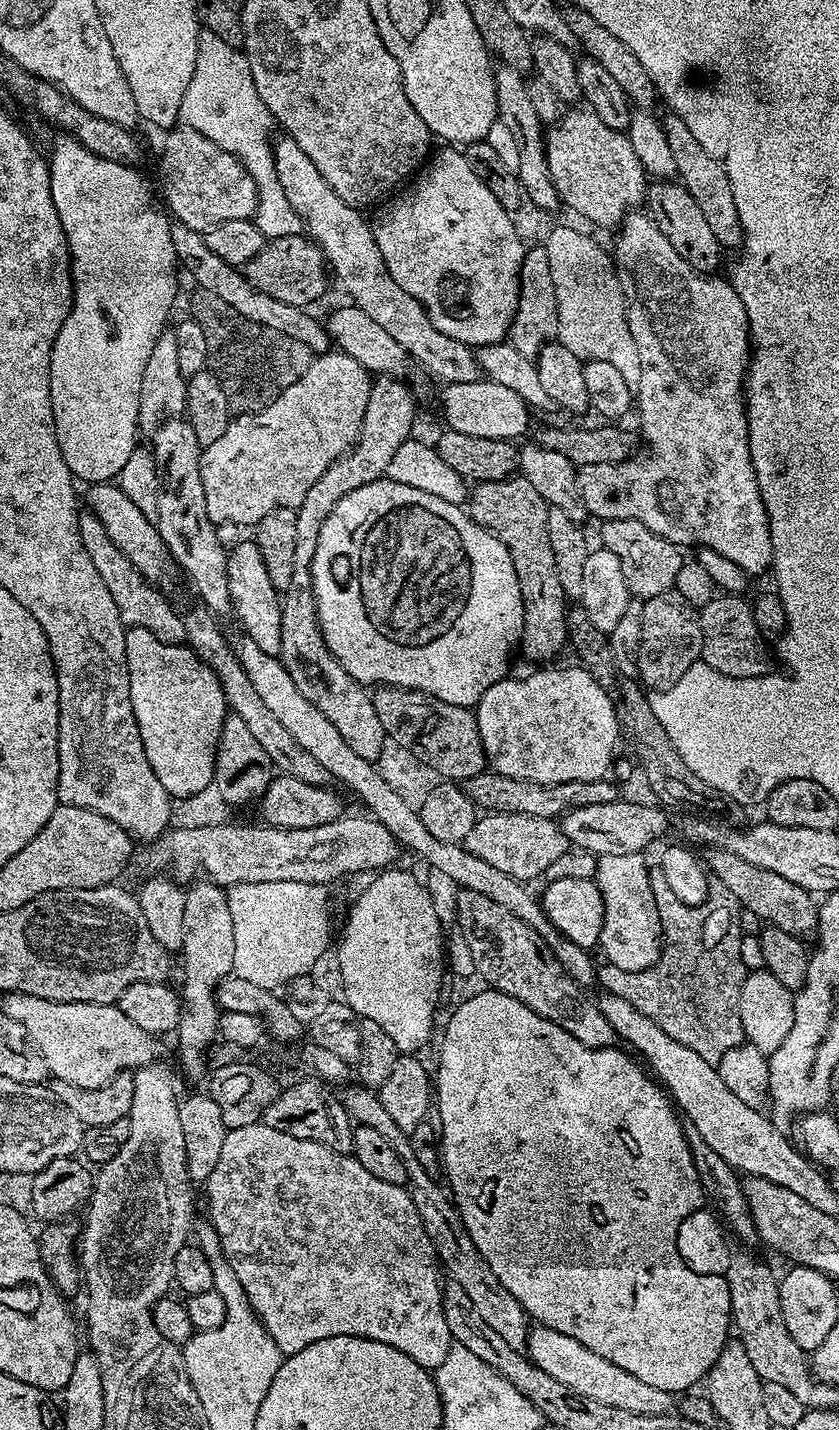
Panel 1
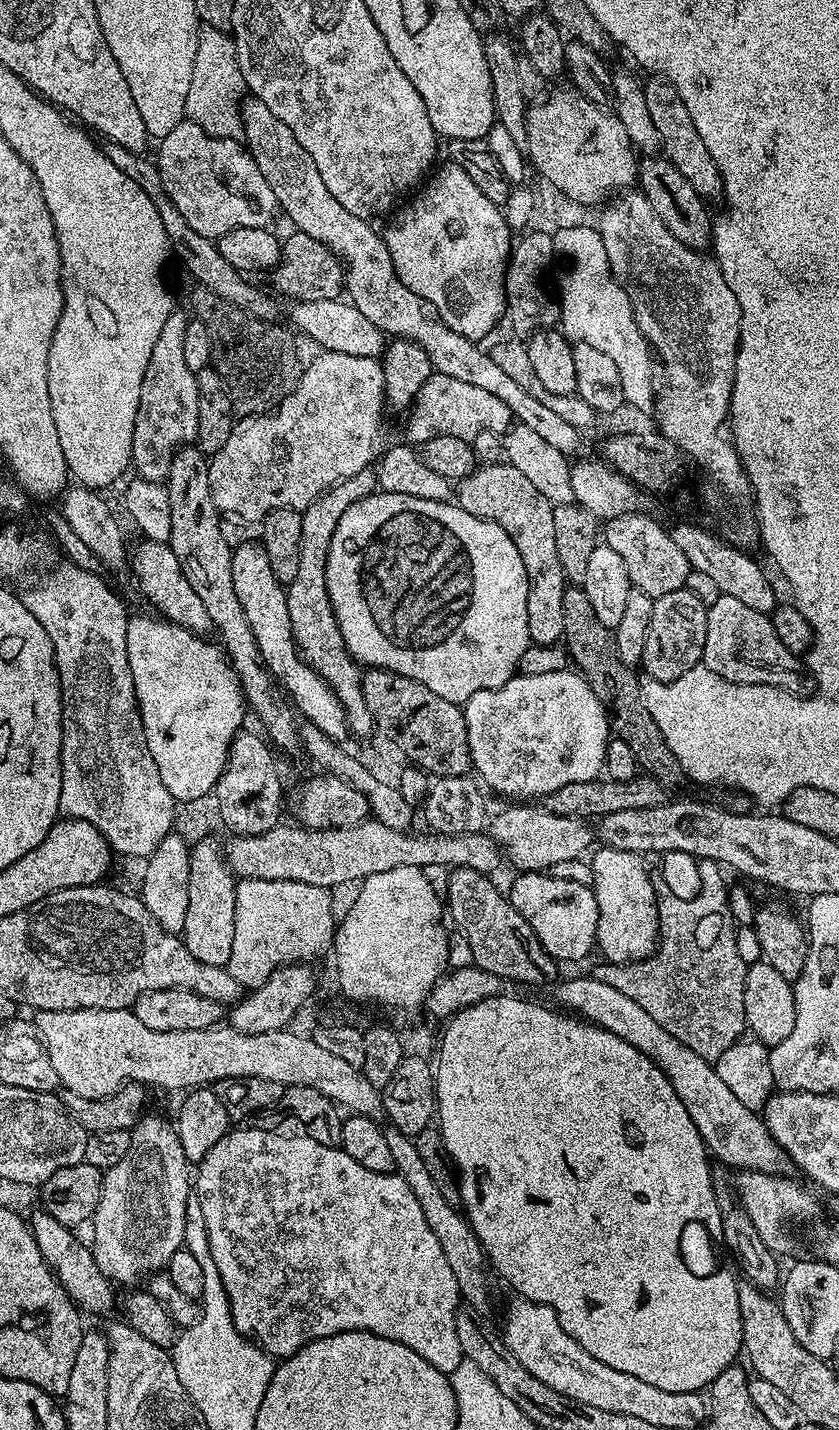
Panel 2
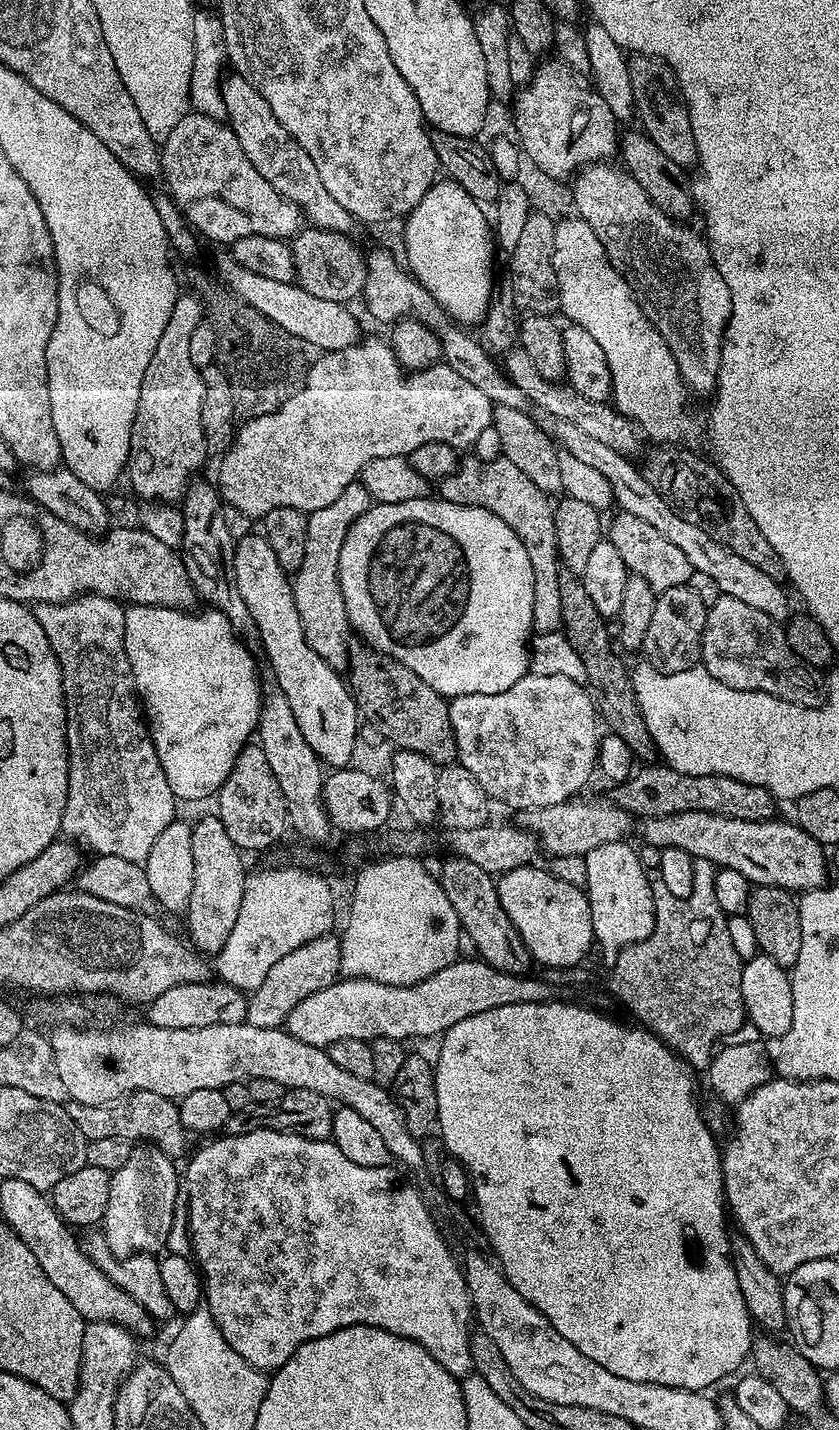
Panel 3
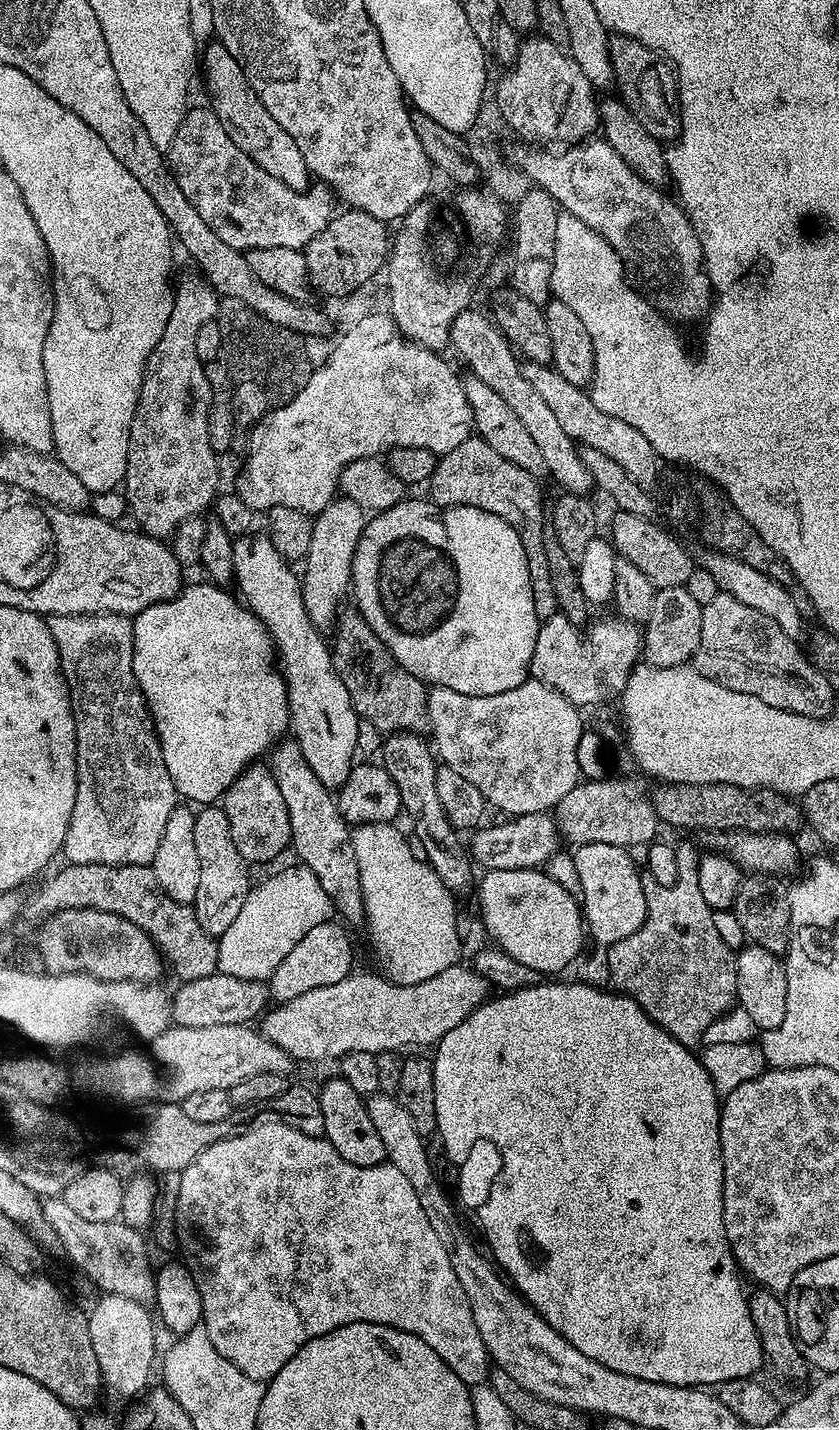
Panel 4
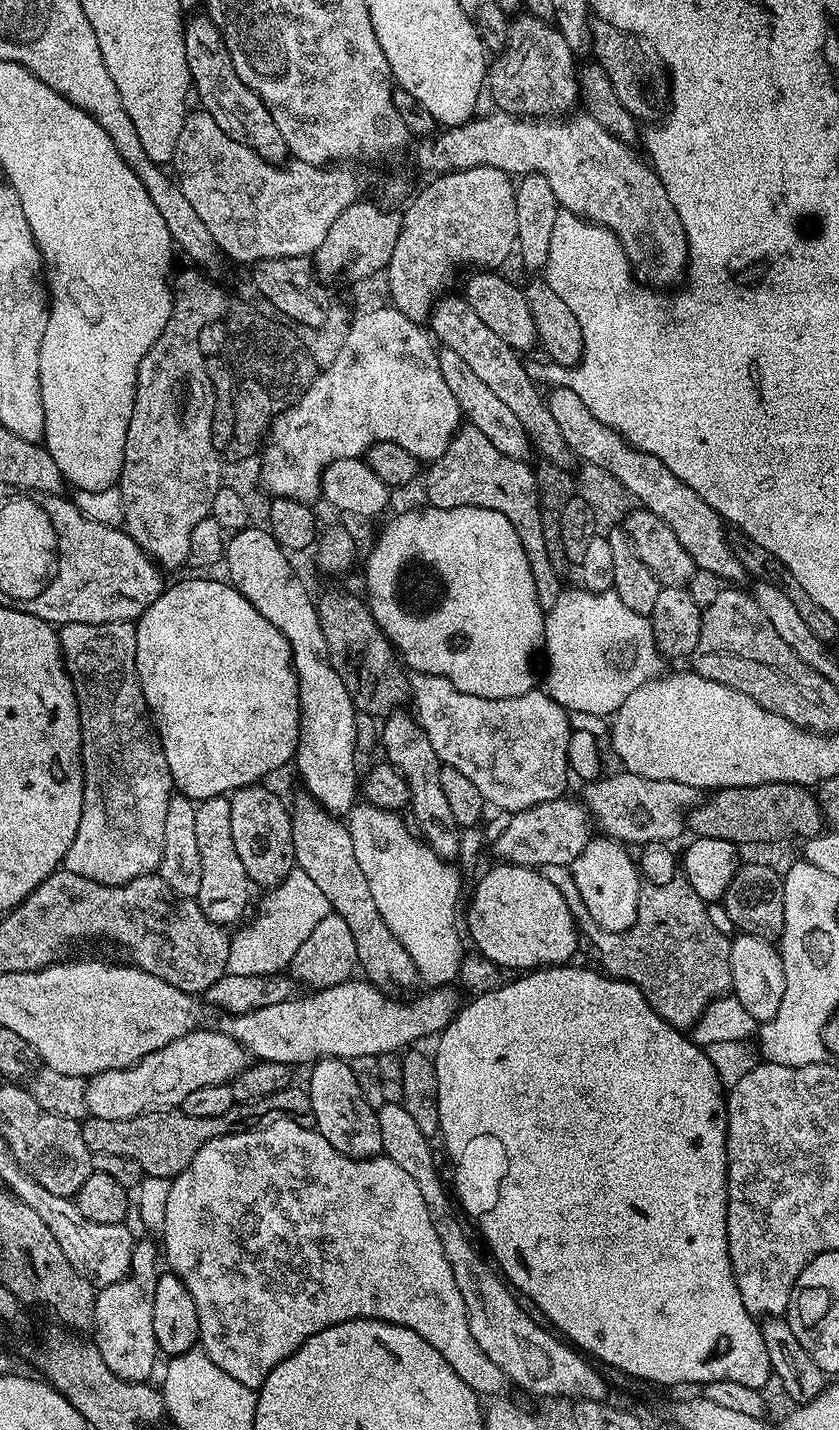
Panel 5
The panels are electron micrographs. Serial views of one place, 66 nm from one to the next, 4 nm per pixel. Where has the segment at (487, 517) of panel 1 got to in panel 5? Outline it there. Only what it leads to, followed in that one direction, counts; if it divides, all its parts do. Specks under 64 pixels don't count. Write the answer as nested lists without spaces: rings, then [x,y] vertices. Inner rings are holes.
[[[465,423],[456,429],[444,453],[427,465],[423,477],[424,492],[428,495],[427,503],[433,508],[478,506],[506,514],[506,518],[510,518],[510,526],[518,530],[518,542],[522,542],[522,550],[526,550],[540,607],[547,610],[554,606],[561,592],[561,573],[552,565],[550,554],[546,554],[536,473],[528,466],[525,461],[502,454],[502,450],[498,450],[494,442],[482,434],[482,430]]]

